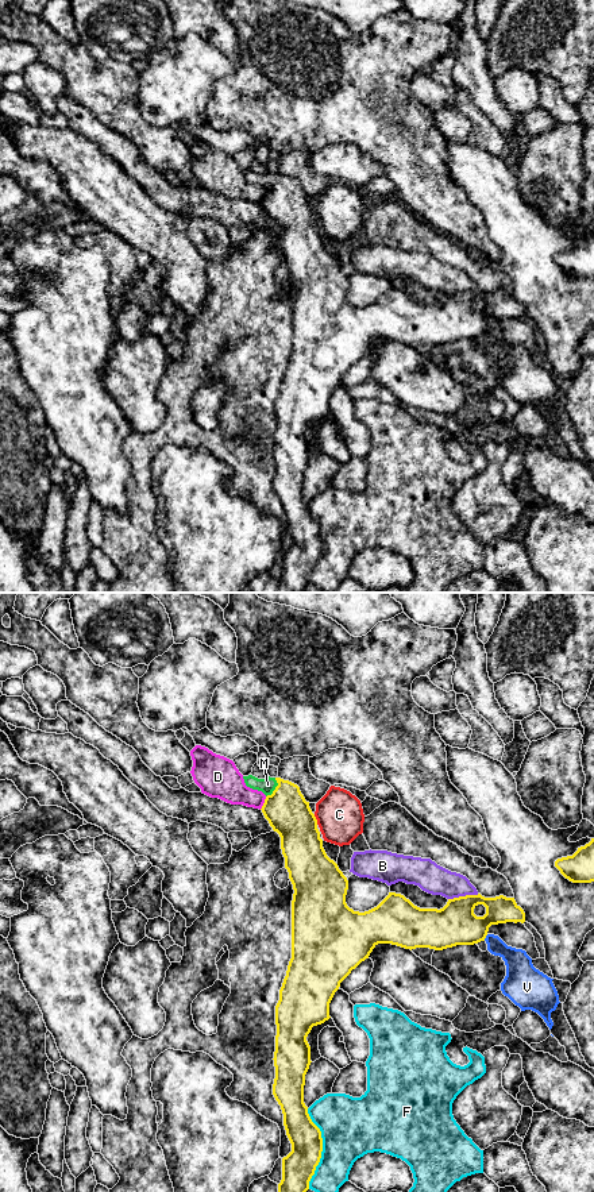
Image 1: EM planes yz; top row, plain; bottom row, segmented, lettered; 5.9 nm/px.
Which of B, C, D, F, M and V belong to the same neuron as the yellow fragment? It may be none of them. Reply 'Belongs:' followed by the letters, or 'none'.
Belongs: M

